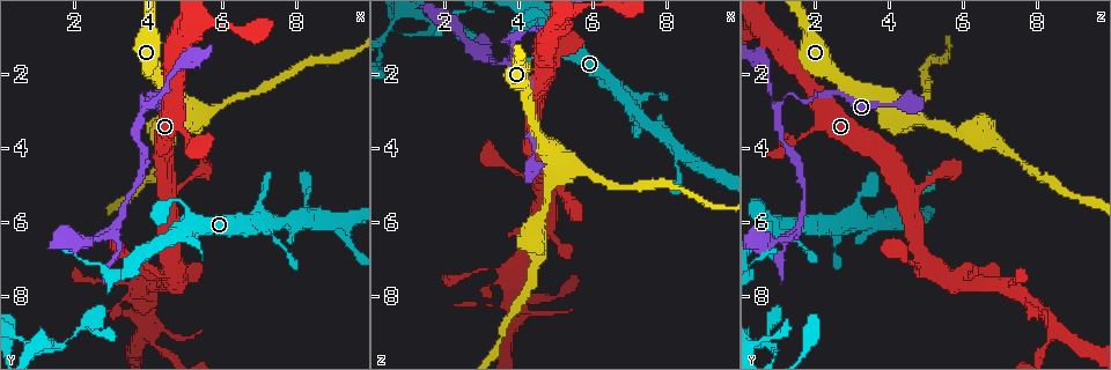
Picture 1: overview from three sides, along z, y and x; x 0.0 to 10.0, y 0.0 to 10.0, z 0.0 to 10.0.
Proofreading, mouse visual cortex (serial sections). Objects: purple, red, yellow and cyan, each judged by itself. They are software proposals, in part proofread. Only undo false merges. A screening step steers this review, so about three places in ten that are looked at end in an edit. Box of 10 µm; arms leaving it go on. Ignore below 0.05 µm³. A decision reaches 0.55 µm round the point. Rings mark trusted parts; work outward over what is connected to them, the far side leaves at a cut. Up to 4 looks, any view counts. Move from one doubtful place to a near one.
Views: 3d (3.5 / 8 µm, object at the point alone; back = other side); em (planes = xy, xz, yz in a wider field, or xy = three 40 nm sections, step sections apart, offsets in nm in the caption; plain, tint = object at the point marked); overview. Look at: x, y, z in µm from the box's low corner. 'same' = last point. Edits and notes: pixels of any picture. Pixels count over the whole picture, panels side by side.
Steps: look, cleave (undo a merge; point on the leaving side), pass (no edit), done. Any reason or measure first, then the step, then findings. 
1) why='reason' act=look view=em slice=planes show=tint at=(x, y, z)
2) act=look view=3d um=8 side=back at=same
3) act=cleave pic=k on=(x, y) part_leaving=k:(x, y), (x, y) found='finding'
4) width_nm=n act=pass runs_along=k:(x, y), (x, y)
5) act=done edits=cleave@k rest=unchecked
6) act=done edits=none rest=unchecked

why='sharp bend' act=look view=3d um=3.5 at=(3.85, 2.90, 1.05)

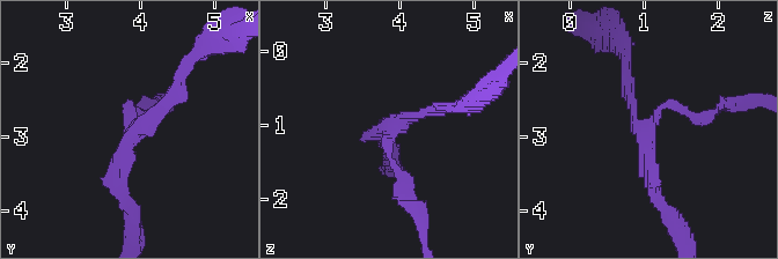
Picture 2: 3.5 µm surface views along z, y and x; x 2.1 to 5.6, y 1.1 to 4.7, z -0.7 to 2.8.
act=look view=em slice=xy step=2 show=tint at=(3.90, 2.95, 1.00)

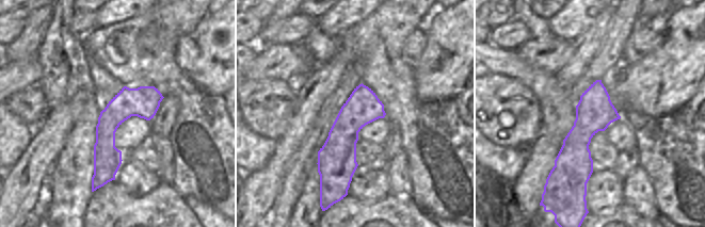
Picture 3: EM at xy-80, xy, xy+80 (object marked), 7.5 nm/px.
arms=3 act=pass runs_along=2:(705, 115), (663, 104), (646, 130), (660, 200) found='continuous, no second cell'

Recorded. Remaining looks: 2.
why='sharp bend' act=look view=3d um=3.5 at=(5.20, 3.15, 4.80)

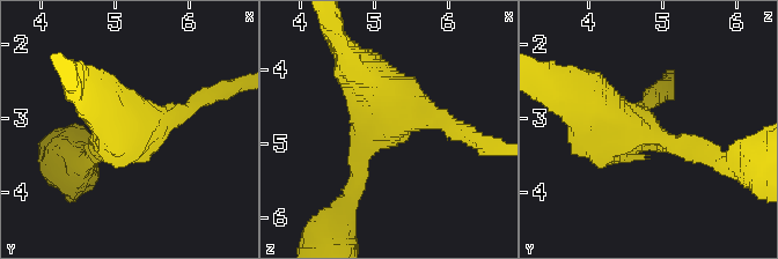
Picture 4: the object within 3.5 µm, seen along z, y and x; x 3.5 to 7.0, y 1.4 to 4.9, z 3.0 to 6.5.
act=pass found='all the same cell'

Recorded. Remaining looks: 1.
act=done edits=none rest=unchecked

